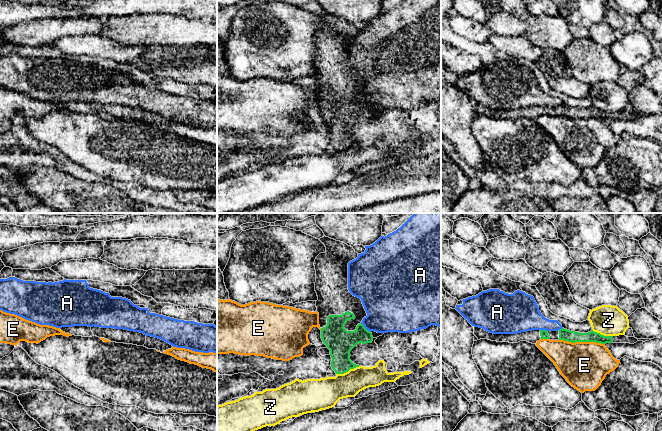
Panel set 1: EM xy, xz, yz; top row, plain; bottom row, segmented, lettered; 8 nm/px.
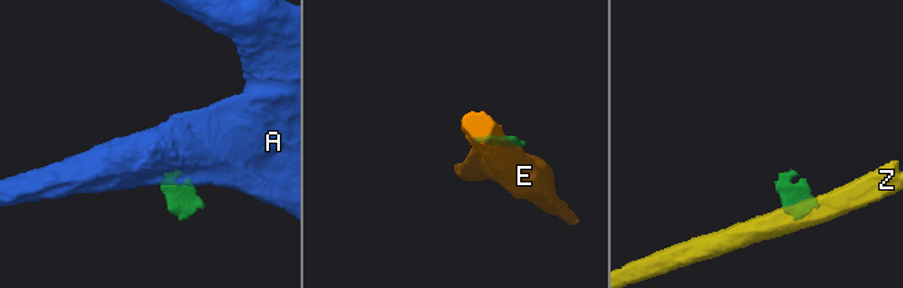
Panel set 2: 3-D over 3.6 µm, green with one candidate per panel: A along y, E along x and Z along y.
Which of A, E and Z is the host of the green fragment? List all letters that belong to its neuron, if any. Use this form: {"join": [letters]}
{"join": []}

